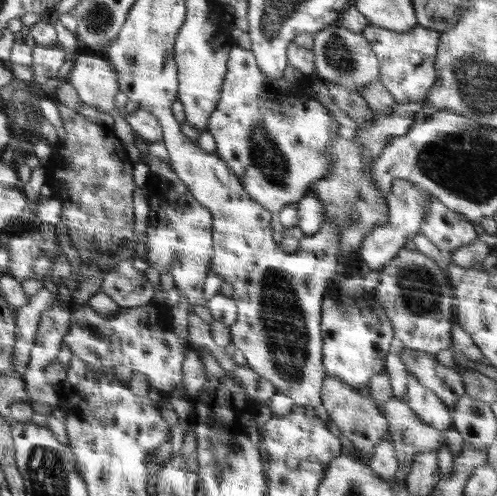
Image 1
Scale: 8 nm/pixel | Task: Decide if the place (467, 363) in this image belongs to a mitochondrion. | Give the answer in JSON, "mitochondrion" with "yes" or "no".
{"mitochondrion":"no"}

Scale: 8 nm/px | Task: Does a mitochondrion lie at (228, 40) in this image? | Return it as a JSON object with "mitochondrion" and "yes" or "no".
{"mitochondrion":"no"}

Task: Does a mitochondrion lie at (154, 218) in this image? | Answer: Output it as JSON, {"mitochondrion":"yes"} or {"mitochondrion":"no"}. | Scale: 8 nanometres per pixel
{"mitochondrion":"no"}

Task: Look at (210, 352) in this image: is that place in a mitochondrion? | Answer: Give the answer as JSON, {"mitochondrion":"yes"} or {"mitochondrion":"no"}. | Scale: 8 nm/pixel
{"mitochondrion":"no"}

